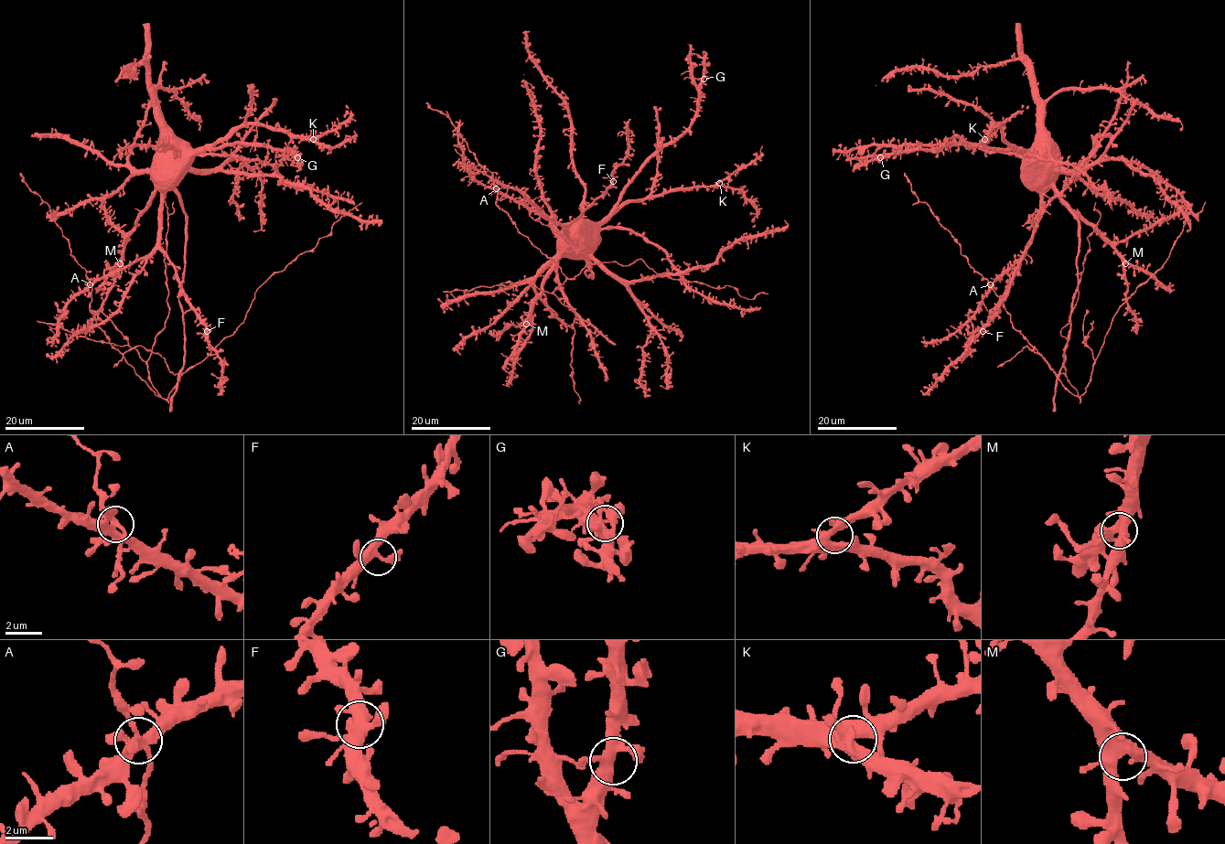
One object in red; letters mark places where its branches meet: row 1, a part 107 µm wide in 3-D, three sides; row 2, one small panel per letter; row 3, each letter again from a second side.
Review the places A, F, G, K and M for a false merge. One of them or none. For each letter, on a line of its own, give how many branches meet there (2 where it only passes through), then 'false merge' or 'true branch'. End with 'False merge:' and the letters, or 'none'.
A: 7 branches meet; true branch
F: 5 branches meet; true branch
G: 5 branches meet; true branch
K: 4 branches meet; true branch
M: 6 branches meet; true branch
False merge: none

